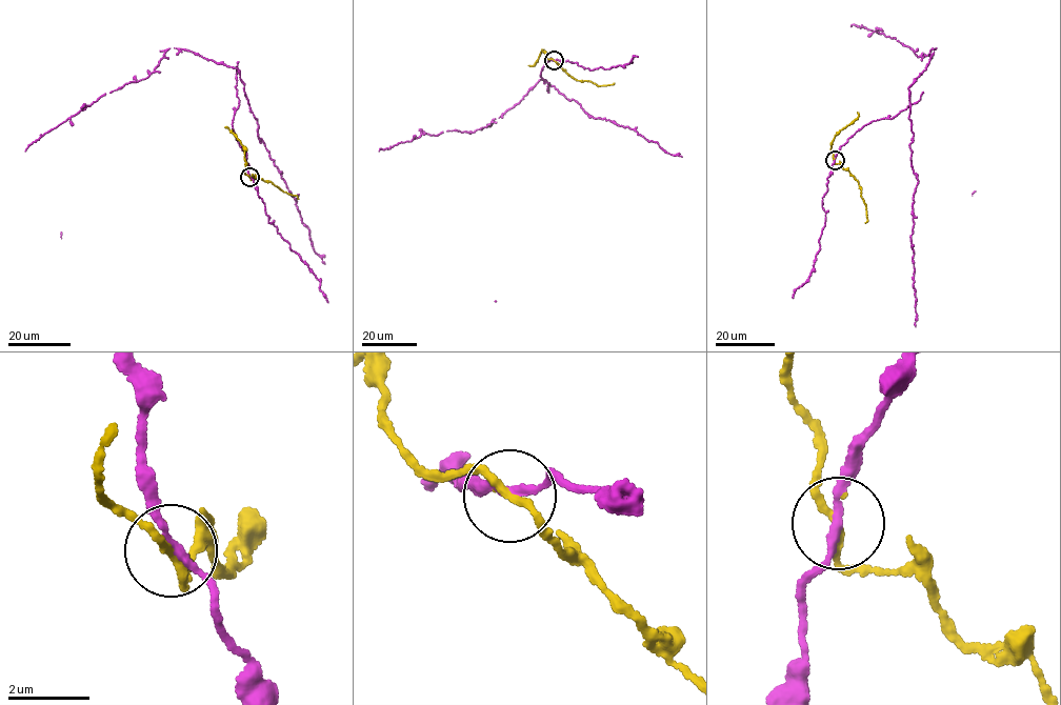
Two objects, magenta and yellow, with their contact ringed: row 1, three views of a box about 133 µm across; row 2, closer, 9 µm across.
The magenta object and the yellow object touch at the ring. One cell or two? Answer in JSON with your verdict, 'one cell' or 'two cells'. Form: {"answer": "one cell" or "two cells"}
{"answer": "one cell"}

